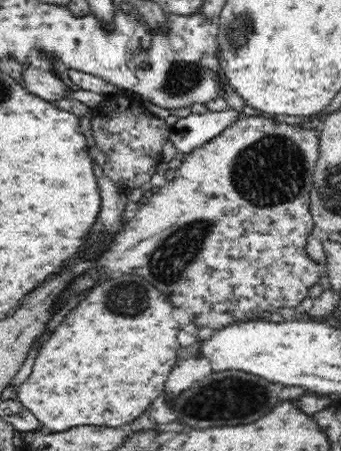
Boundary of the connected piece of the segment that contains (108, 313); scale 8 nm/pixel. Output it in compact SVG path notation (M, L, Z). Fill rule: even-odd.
M128 273L117 274L114 277L104 279L100 284L94 287L94 290L72 310L68 312L68 316L64 318L64 322L54 330L54 334L43 342L38 356L34 360L34 370L26 378L24 382L15 387L17 399L20 404L30 410L30 412L38 420L43 432L45 433L59 433L64 430L74 429L76 426L84 426L84 424L90 424L90 426L112 426L112 427L129 427L130 422L134 422L164 390L164 382L176 362L176 356L178 356L178 334L176 330L180 330L178 321L174 320L172 315L174 306L171 302L166 300L166 297L146 279L138 275L132 275ZM128 286L136 292L136 298L128 298Z

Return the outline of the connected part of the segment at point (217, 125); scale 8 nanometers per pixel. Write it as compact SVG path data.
M226 108L221 111L208 111L204 113L190 113L186 117L179 118L169 129L169 138L176 147L177 152L190 154L226 127L232 126L242 115L238 111Z

